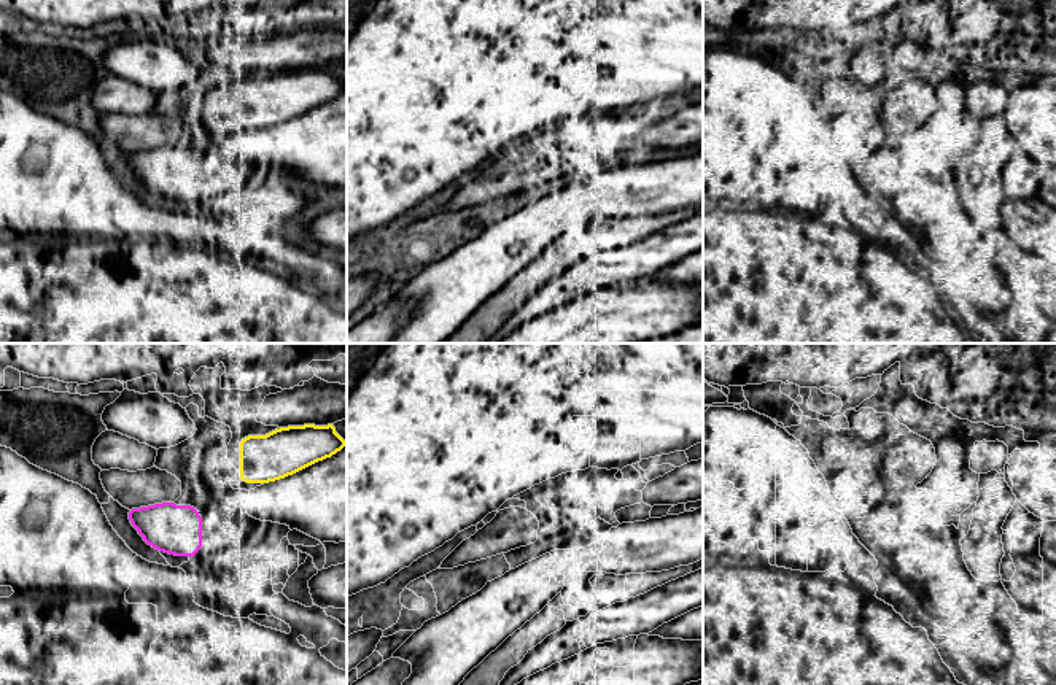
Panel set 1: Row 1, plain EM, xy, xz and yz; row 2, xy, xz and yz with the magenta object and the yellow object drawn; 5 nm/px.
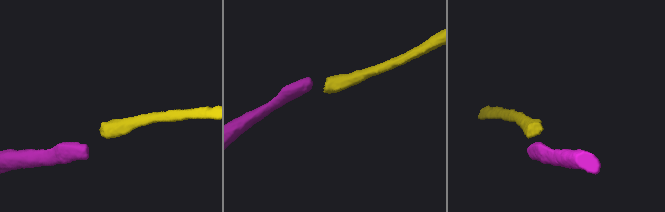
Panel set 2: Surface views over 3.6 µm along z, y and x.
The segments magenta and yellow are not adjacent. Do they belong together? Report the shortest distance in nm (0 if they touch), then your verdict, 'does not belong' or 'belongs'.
280 nm | does not belong

